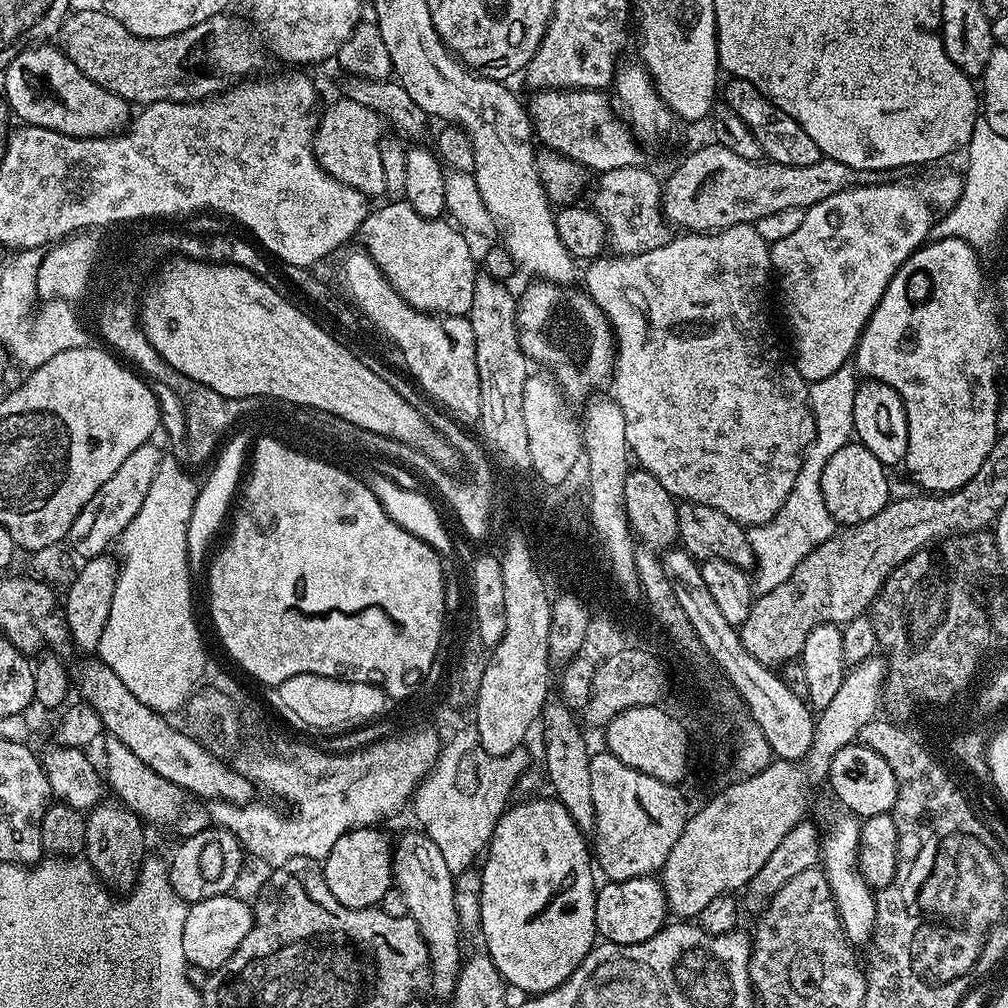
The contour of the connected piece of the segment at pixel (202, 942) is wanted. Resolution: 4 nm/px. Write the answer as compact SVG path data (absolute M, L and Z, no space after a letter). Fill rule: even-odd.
M236 894L206 898L191 905L186 914L186 926L182 926L182 951L186 954L189 965L193 968L204 968L211 974L220 968L242 946L242 938L252 929L253 905L239 900Z

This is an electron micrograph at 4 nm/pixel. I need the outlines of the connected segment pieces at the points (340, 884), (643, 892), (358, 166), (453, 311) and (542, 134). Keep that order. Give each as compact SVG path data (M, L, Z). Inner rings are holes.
M376 826L352 828L334 842L334 850L324 861L324 877L326 886L330 886L330 894L342 902L342 906L351 908L374 908L381 903L383 895L393 883L392 853L393 845L388 844L386 837L380 833Z
M655 875L608 880L596 889L594 918L596 931L610 944L641 944L666 926L670 909L666 902L664 885Z
M340 98L337 104L323 109L320 125L316 131L316 141L312 149L316 152L316 160L338 182L347 188L358 190L362 195L375 198L385 195L386 178L382 174L382 117L370 106L362 106L362 102L354 102Z
M396 198L388 203L392 204L384 204L381 208L373 207L360 227L358 240L365 244L361 245L368 256L374 258L376 265L388 275L388 281L395 286L396 293L419 312L437 316L467 316L474 302L474 286L478 275L478 260L477 257L476 260L472 257L469 237L447 219L431 220L418 214L418 210L414 210L414 206L410 206L403 198Z
M546 88L533 91L531 95L532 101L528 100L526 107L532 130L535 139L539 143L541 140L547 149L578 162L596 174L637 167L638 137L618 115L613 101L604 97L603 91L595 88Z

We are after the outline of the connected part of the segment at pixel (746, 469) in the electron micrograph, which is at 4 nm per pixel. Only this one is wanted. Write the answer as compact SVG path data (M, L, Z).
M750 224L730 226L720 232L680 234L666 246L658 246L658 250L646 250L633 256L605 254L585 268L588 269L582 272L583 287L612 324L616 362L612 365L610 388L613 388L611 391L622 410L622 418L626 418L626 442L635 463L637 460L643 471L654 474L654 478L658 478L677 501L714 506L714 510L730 514L730 518L745 526L772 520L798 478L807 450L816 438L816 423L810 407L809 381L798 374L789 353L780 349L780 340L772 329L772 316L768 313L768 276L770 280L773 275L772 250L762 234Z

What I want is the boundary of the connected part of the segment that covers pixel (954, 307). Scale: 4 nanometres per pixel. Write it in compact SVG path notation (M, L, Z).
M936 238L917 248L911 258L896 271L890 286L886 286L886 294L882 294L874 314L868 319L868 325L864 327L864 333L856 343L854 367L857 373L870 380L882 381L902 398L908 423L908 441L903 467L908 468L913 482L920 487L917 489L928 494L957 492L966 482L974 479L982 462L996 444L998 435L996 423L1000 420L1000 388L996 385L996 379L1000 376L1000 363L1004 360L1003 354L1000 353L1004 348L1004 332L1000 329L1002 316L998 311L997 301L993 297L991 300L988 296L980 296L980 256L981 253L977 249L971 248L966 241L958 238Z

